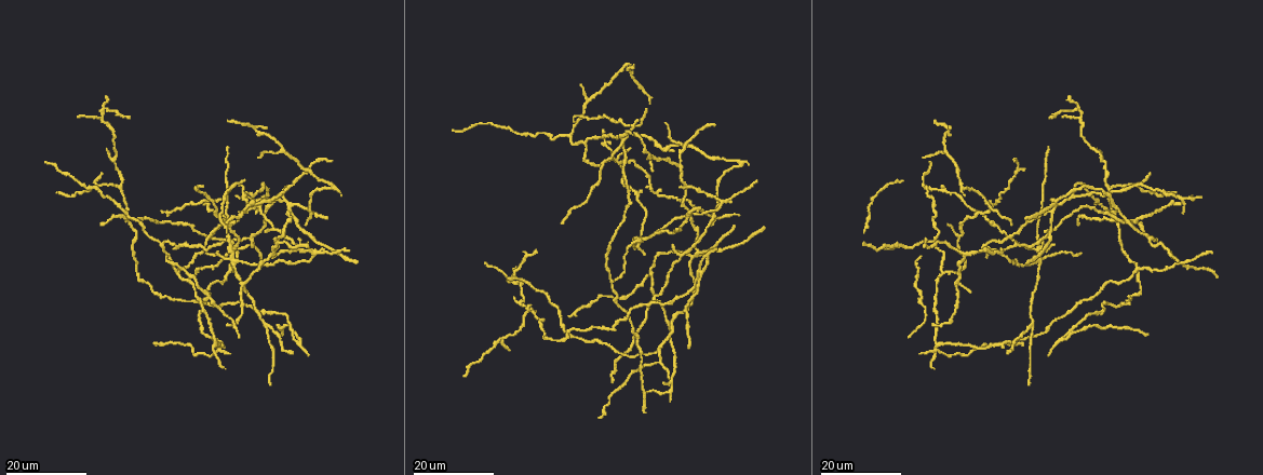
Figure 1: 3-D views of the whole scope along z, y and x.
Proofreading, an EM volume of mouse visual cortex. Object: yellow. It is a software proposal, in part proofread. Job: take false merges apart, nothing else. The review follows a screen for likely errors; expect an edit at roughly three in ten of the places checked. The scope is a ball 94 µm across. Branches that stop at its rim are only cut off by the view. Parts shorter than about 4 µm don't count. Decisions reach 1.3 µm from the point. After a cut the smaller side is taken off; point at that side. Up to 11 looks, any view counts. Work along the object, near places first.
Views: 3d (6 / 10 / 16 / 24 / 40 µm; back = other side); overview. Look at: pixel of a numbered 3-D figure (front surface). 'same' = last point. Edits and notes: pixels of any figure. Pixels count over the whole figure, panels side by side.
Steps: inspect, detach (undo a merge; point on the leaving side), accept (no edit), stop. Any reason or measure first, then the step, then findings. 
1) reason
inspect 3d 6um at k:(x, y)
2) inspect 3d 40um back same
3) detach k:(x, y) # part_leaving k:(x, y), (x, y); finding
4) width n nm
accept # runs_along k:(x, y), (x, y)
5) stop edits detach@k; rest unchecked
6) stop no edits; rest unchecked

two arms in line, one across
inspect 3d 16um at 1:(625, 139)

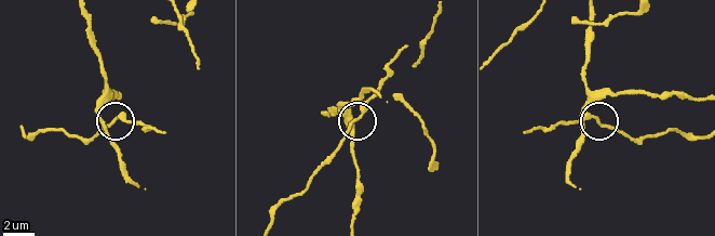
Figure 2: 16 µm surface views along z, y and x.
inspect 3d 6um at 2:(600, 121)

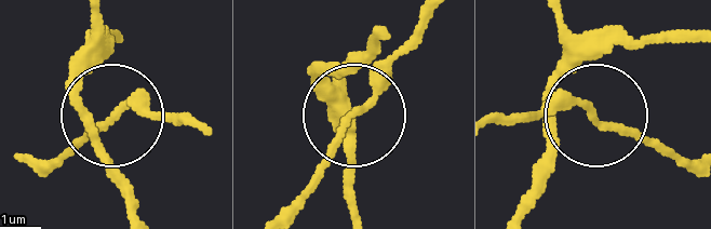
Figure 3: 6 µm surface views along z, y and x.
width 130 nm
accept # one neuron here

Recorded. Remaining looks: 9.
branch point
inspect 3d 16um at 1:(693, 257)

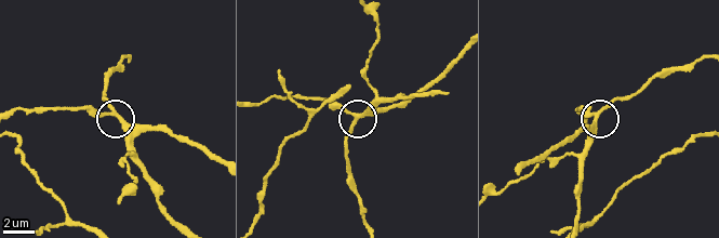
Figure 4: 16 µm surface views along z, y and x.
inspect 3d 6um at 4:(109, 115)

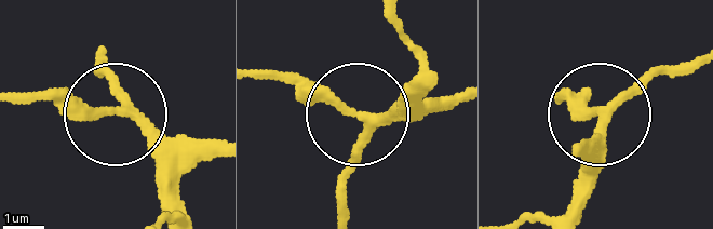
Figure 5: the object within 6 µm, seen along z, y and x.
side_arm 60 um; arms 3
accept # one neuron here

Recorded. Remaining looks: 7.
inspect 3d 16um at 1:(121, 187)

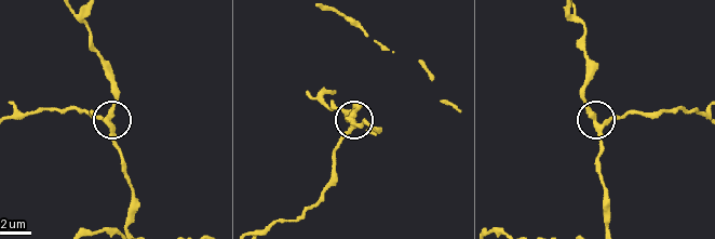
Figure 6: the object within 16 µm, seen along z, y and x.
zoom in
inspect 3d 10um at 6:(112, 126)

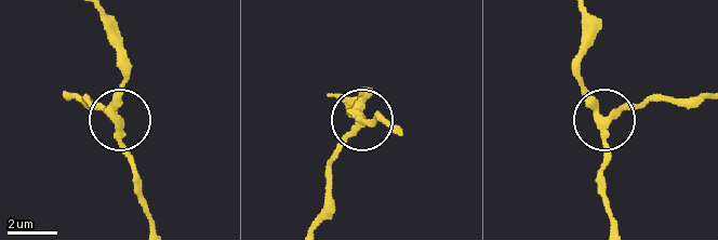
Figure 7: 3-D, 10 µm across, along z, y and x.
width 300 nm
accept # continuous, no second neuron

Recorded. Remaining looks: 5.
inspect 3d 16um at 1:(534, 311)

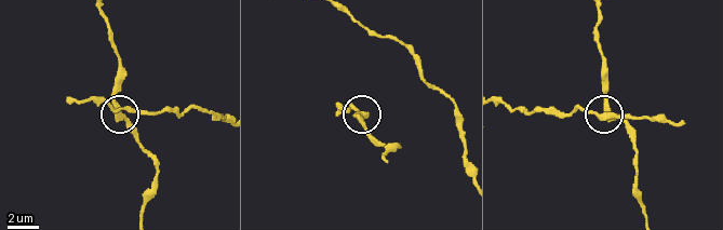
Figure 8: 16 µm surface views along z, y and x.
closer look
inspect 3d 10um at 8:(363, 123)

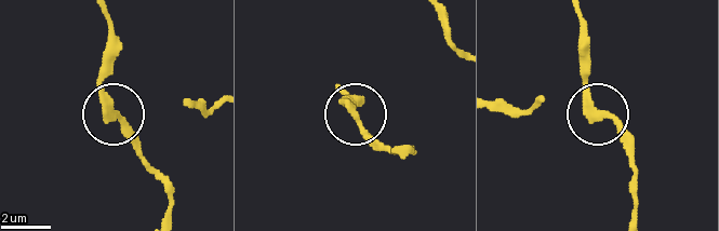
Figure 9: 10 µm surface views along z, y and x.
closer look
inspect 3d 6um at 9:(353, 114)

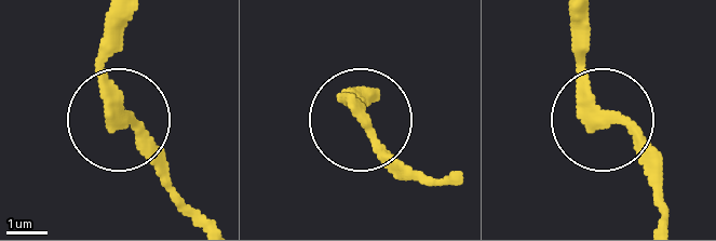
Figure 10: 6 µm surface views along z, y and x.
accept # continuous, no second neuron

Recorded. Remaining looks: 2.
three arms meet
inspect 3d 16um at 1:(944, 149)

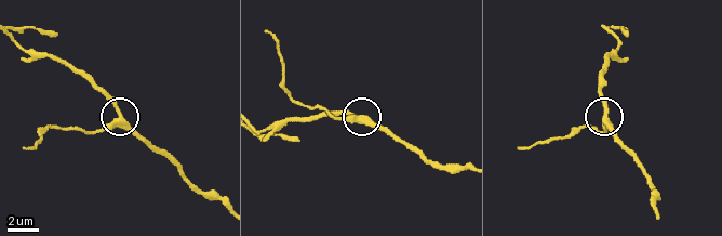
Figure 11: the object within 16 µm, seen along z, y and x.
inspect 3d 10um at 11:(120, 113)

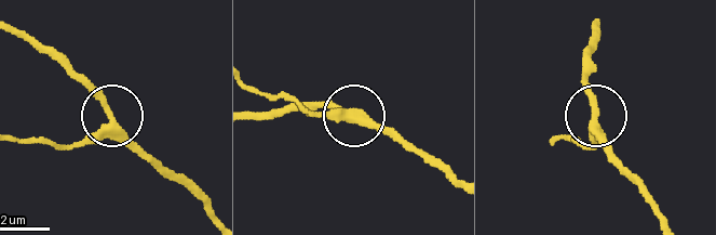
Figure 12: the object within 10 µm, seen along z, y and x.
arms 3
accept # runs_along 12:(212, 209), (162, 172), (119, 122), (106, 122), (65, 147); continuous, no second neuron

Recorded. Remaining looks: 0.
stop no edits; rest unchecked

